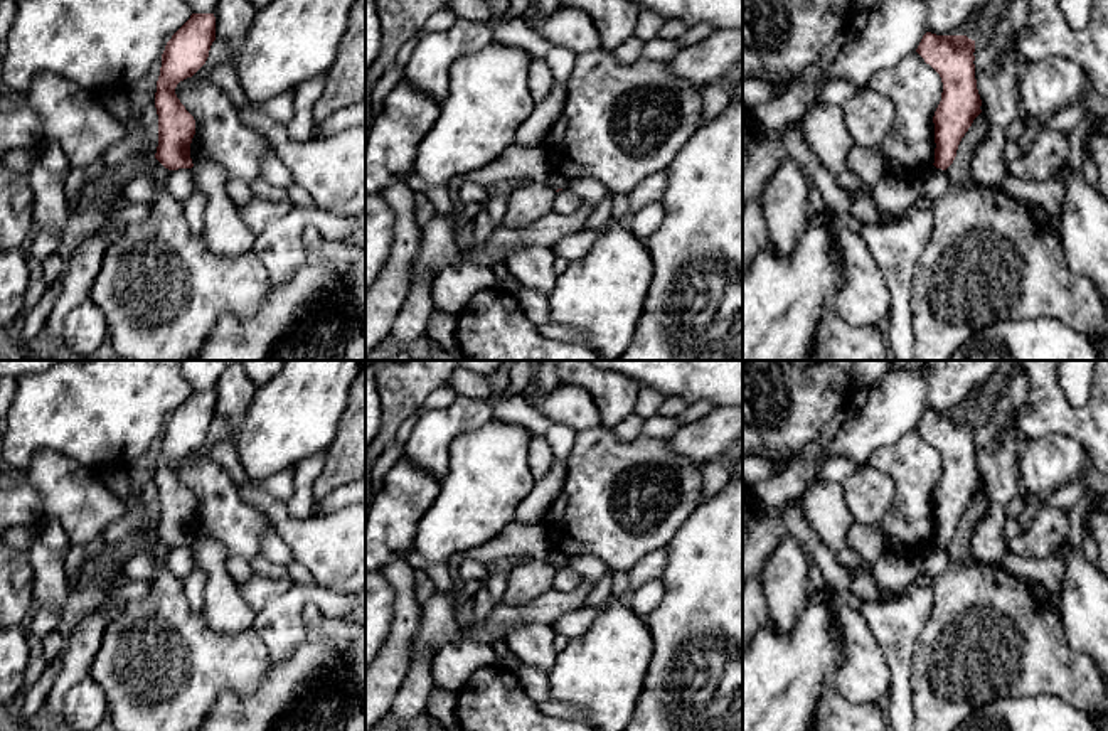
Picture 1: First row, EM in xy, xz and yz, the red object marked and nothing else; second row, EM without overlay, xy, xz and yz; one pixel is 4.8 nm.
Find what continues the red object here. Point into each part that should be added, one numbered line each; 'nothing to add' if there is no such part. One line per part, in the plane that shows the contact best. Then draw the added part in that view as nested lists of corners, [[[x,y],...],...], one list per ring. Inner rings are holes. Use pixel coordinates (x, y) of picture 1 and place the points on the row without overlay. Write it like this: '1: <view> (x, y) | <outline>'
nothing to add

